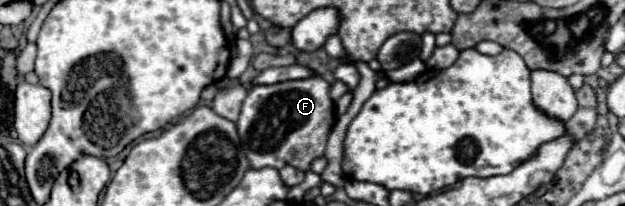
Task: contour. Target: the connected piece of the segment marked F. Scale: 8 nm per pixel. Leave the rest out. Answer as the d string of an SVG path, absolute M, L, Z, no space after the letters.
M308 77L300 81L284 81L274 85L254 85L236 121L244 155L252 169L294 165L302 171L310 169L310 163L324 155L328 133L336 121L334 101L330 99L330 83L322 77Z

